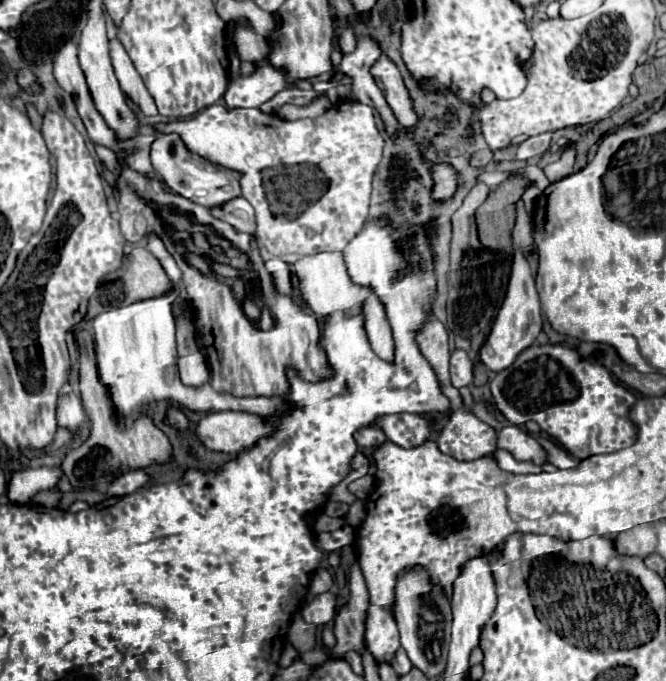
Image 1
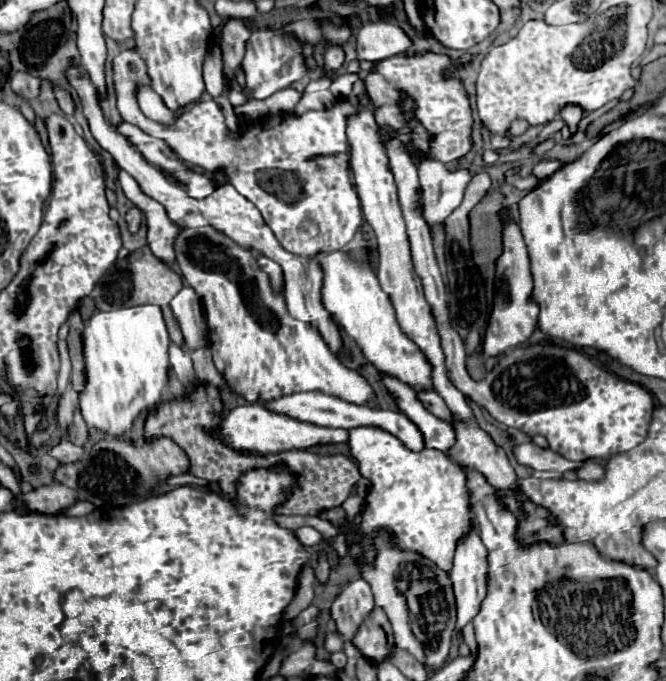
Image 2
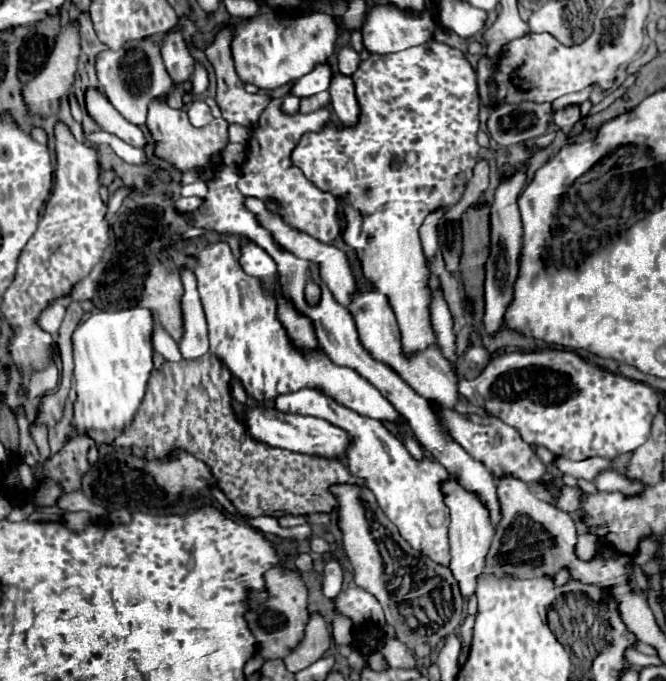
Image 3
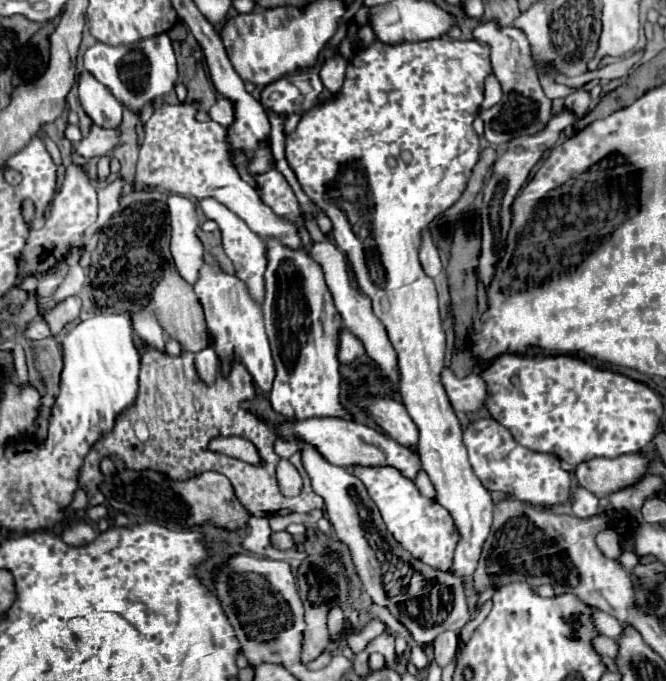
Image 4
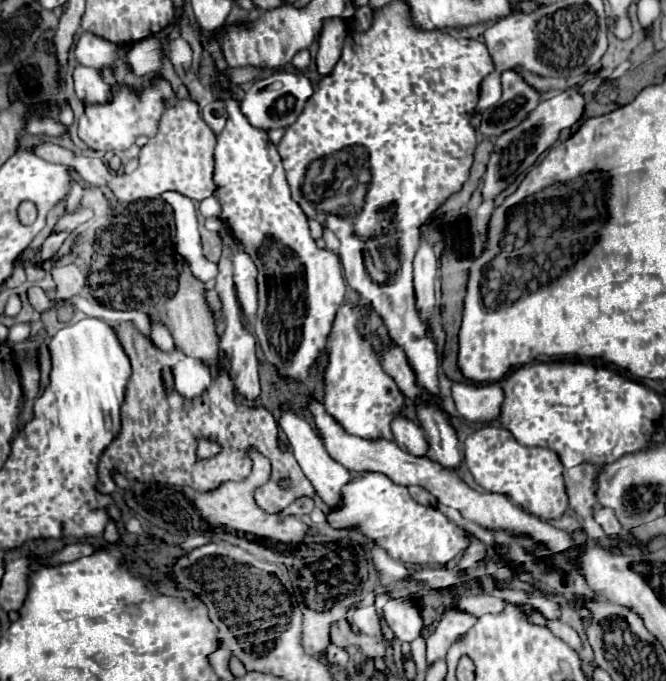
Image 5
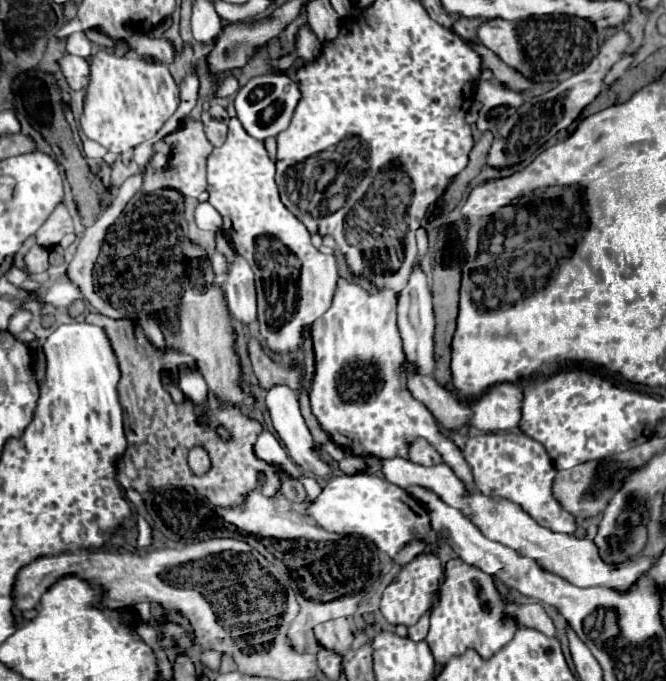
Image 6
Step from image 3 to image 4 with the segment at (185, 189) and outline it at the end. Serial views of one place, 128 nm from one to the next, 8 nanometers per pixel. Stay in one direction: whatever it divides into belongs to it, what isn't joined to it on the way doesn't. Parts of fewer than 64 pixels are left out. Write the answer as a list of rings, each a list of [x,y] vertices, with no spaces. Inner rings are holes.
[[[202,198],[198,200],[202,212],[206,214],[206,218],[218,222],[220,230],[222,230],[222,242],[224,242],[224,250],[228,254],[228,258],[234,262],[236,268],[236,276],[240,280],[246,282],[248,292],[252,296],[252,300],[256,302],[264,302],[264,268],[268,266],[268,256],[266,256],[266,246],[262,242],[262,238],[258,234],[254,234],[244,220],[240,220],[236,214],[232,214],[224,204],[220,204],[218,200],[212,198]]]

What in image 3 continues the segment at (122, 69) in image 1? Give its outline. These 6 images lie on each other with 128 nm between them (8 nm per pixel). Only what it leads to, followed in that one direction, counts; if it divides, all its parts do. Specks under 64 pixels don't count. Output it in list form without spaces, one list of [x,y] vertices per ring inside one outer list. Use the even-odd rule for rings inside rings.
[[[154,98],[154,102],[150,102],[146,126],[148,126],[148,130],[152,132],[152,136],[156,140],[158,158],[164,158],[164,160],[172,162],[182,172],[186,172],[190,168],[200,168],[202,170],[212,160],[220,162],[220,152],[228,144],[228,134],[226,134],[228,122],[224,118],[212,120],[206,128],[194,128],[188,122],[188,114],[184,110],[170,108],[162,98]]]

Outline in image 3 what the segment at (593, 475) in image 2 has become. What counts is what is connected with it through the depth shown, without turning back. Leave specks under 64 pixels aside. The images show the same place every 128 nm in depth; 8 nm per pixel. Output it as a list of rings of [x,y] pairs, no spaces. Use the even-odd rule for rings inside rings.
[[[604,470],[594,478],[594,484],[598,490],[606,492],[624,492],[624,494],[636,494],[642,490],[640,482],[630,482],[626,476],[614,472],[614,470]]]

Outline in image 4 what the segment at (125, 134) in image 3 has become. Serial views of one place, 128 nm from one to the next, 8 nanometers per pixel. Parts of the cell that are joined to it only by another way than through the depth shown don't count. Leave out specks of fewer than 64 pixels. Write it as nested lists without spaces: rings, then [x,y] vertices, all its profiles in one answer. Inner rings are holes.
[[[90,72],[80,74],[80,104],[92,122],[100,128],[120,128],[122,124],[122,104],[102,86]]]

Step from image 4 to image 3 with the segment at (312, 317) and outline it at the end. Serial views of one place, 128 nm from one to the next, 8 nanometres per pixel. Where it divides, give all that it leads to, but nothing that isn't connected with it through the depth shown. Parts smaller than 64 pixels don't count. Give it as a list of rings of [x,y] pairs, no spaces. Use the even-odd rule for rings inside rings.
[[[278,296],[278,318],[282,322],[282,326],[288,330],[288,336],[296,342],[296,346],[300,348],[318,348],[318,340],[312,328],[312,322],[306,316],[300,316],[294,306]],[[302,388],[298,392],[282,394],[276,398],[276,408],[280,412],[324,418],[334,426],[346,430],[350,436],[350,446],[346,450],[350,472],[366,480],[366,486],[376,496],[382,512],[390,518],[392,524],[396,524],[396,528],[400,530],[404,540],[412,544],[412,548],[420,550],[424,556],[442,566],[450,564],[450,548],[448,548],[450,516],[448,516],[448,506],[444,504],[444,492],[440,490],[442,482],[448,480],[448,470],[442,464],[436,464],[436,460],[430,458],[422,460],[412,458],[410,452],[404,448],[402,440],[398,440],[380,420],[360,416],[358,412],[338,404],[336,400],[324,396],[318,390]],[[430,514],[442,518],[442,524],[434,526],[430,522]]]

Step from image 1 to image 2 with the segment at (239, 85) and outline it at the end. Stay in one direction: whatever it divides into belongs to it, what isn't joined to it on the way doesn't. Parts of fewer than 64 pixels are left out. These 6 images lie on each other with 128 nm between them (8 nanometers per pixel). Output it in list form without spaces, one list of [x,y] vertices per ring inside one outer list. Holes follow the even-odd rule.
[[[256,30],[252,32],[252,38],[246,44],[246,56],[242,60],[242,68],[246,74],[244,94],[248,98],[264,100],[272,96],[274,92],[288,88],[292,82],[300,80],[306,74],[304,58],[300,52],[300,42],[296,42],[292,36],[278,34],[274,30]]]

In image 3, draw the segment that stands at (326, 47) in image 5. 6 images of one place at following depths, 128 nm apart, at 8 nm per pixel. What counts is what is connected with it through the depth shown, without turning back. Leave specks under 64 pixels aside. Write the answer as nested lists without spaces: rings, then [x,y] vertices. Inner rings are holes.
[[[334,74],[330,84],[330,96],[332,96],[332,108],[334,114],[340,118],[342,126],[354,128],[360,122],[360,104],[356,100],[356,90],[350,76]]]

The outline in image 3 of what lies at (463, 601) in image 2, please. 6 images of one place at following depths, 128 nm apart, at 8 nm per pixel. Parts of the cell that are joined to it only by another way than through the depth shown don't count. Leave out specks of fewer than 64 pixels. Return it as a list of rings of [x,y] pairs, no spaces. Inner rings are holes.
[[[450,476],[442,484],[442,488],[444,488],[444,494],[446,494],[446,506],[450,508],[450,518],[452,518],[452,524],[450,524],[450,552],[452,552],[450,570],[460,584],[462,598],[468,602],[476,594],[478,576],[484,572],[484,560],[486,560],[490,540],[492,540],[490,514],[488,514],[486,506],[478,500],[476,494],[460,488],[460,484],[456,482],[454,476]]]

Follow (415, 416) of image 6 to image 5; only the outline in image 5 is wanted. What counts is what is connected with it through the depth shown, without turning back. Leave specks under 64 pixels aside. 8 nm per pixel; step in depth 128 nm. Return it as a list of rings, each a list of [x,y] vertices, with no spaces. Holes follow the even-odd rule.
[[[344,304],[340,306],[332,334],[328,338],[328,356],[330,364],[324,372],[324,382],[326,382],[326,398],[324,398],[324,408],[330,416],[334,416],[348,434],[362,436],[362,438],[386,438],[392,440],[390,432],[390,422],[392,418],[400,412],[404,406],[404,396],[398,390],[396,382],[382,370],[370,338],[378,334],[384,342],[390,344],[388,332],[384,322],[370,312],[368,322],[364,324],[364,330],[358,330],[358,320],[362,318],[362,308],[360,306],[350,306]]]

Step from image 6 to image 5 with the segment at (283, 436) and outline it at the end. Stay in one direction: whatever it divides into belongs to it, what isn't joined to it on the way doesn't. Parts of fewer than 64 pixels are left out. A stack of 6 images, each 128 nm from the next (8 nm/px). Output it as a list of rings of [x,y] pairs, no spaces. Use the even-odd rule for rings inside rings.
[[[284,412],[282,418],[280,418],[280,426],[282,426],[284,434],[286,434],[286,440],[288,440],[290,448],[292,448],[292,452],[294,452],[294,456],[296,456],[302,472],[312,482],[316,494],[324,500],[324,504],[330,510],[332,508],[340,508],[342,506],[342,488],[344,488],[344,484],[348,484],[348,480],[352,480],[352,474],[344,466],[340,466],[338,462],[334,462],[328,456],[328,452],[326,452],[322,440],[318,438],[316,430],[304,418],[296,416],[294,412]]]

